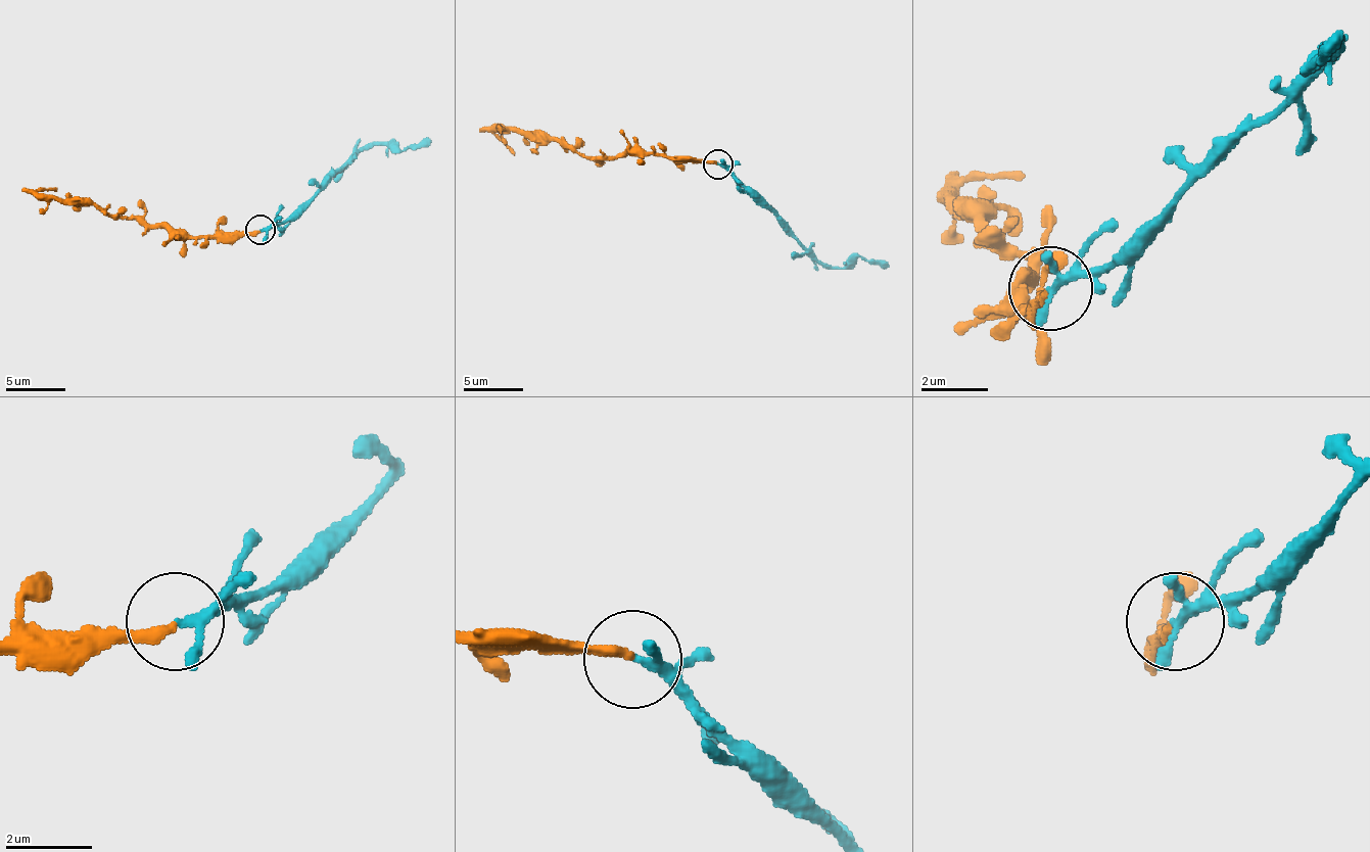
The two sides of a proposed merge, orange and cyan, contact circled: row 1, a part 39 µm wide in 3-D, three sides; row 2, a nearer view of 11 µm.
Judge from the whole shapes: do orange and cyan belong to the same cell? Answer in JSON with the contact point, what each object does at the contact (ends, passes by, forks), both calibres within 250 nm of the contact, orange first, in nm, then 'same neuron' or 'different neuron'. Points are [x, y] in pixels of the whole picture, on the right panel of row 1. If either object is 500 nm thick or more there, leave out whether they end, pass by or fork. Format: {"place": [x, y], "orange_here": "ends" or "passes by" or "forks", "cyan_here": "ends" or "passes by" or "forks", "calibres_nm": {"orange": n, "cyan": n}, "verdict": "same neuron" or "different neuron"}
{"place": [1050, 288], "orange_here": "ends", "cyan_here": "passes by", "calibres_nm": {"orange": 240, "cyan": 160}, "verdict": "same neuron"}

